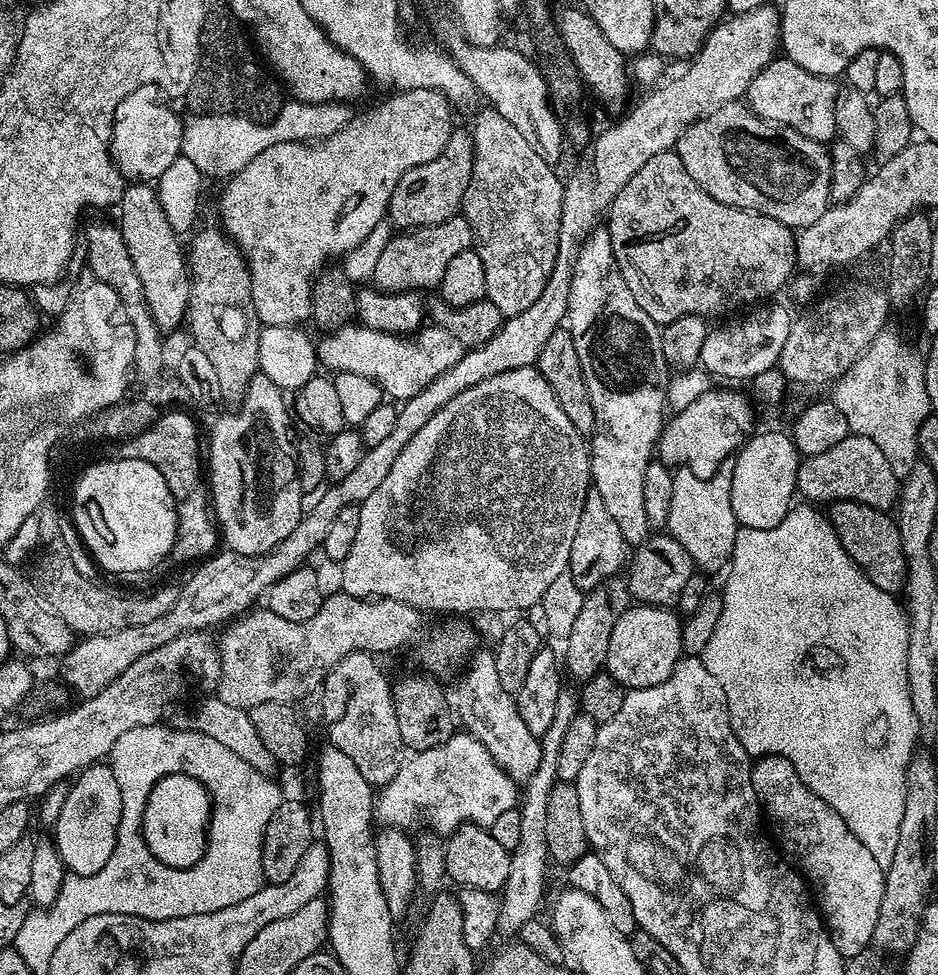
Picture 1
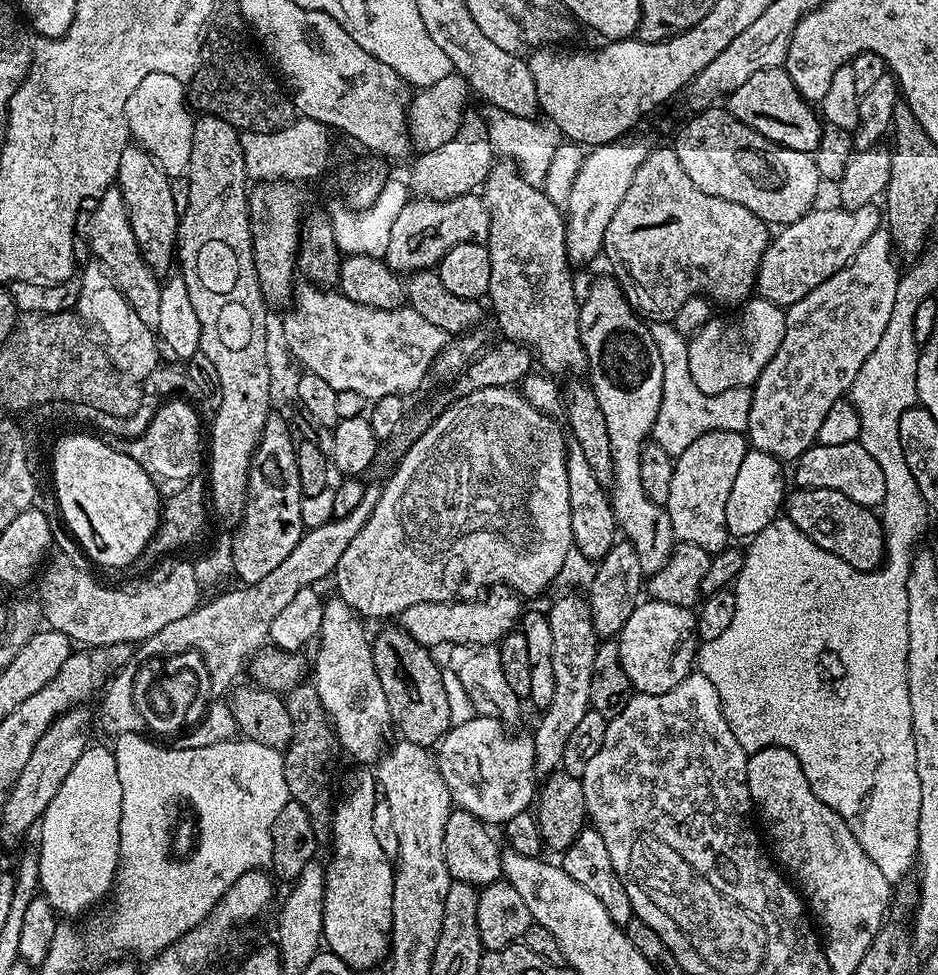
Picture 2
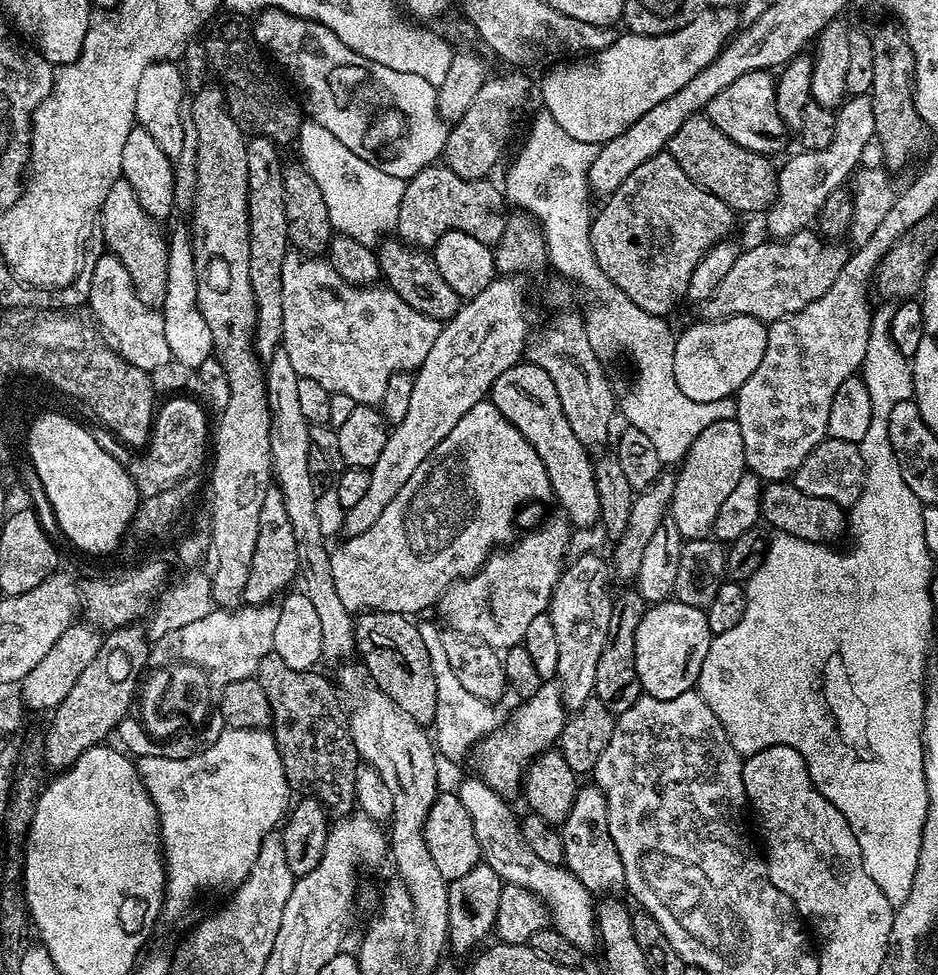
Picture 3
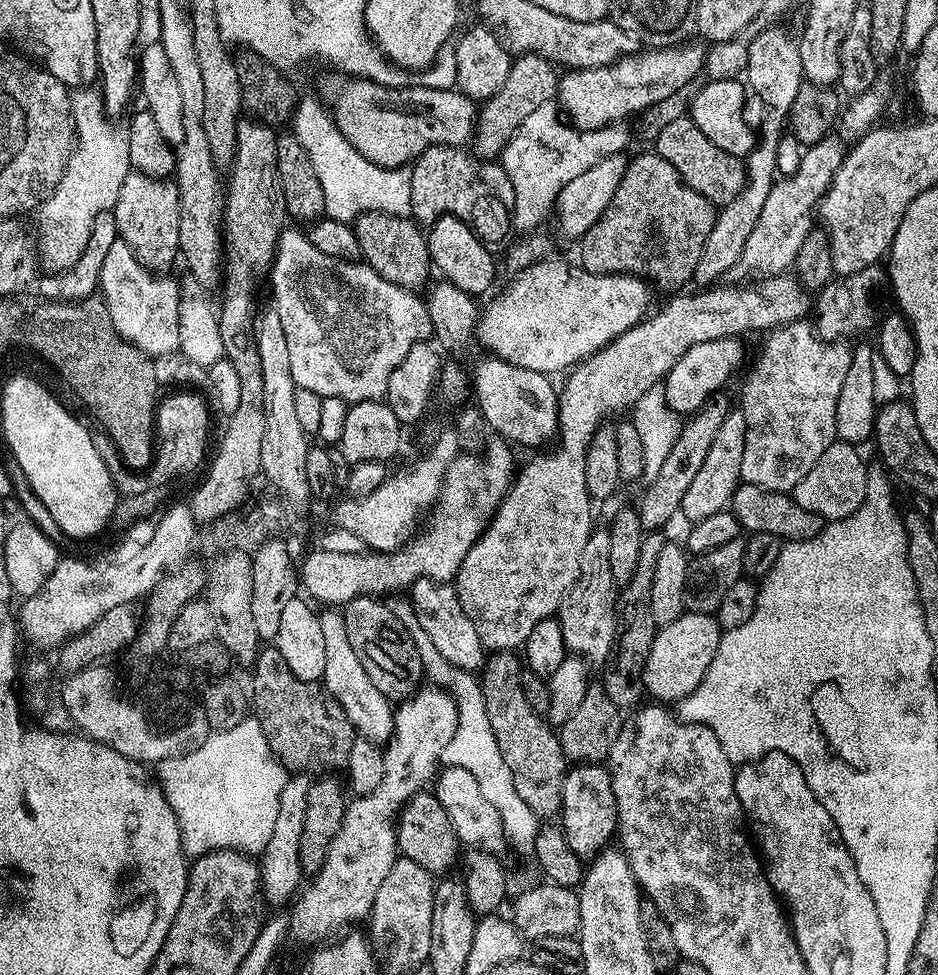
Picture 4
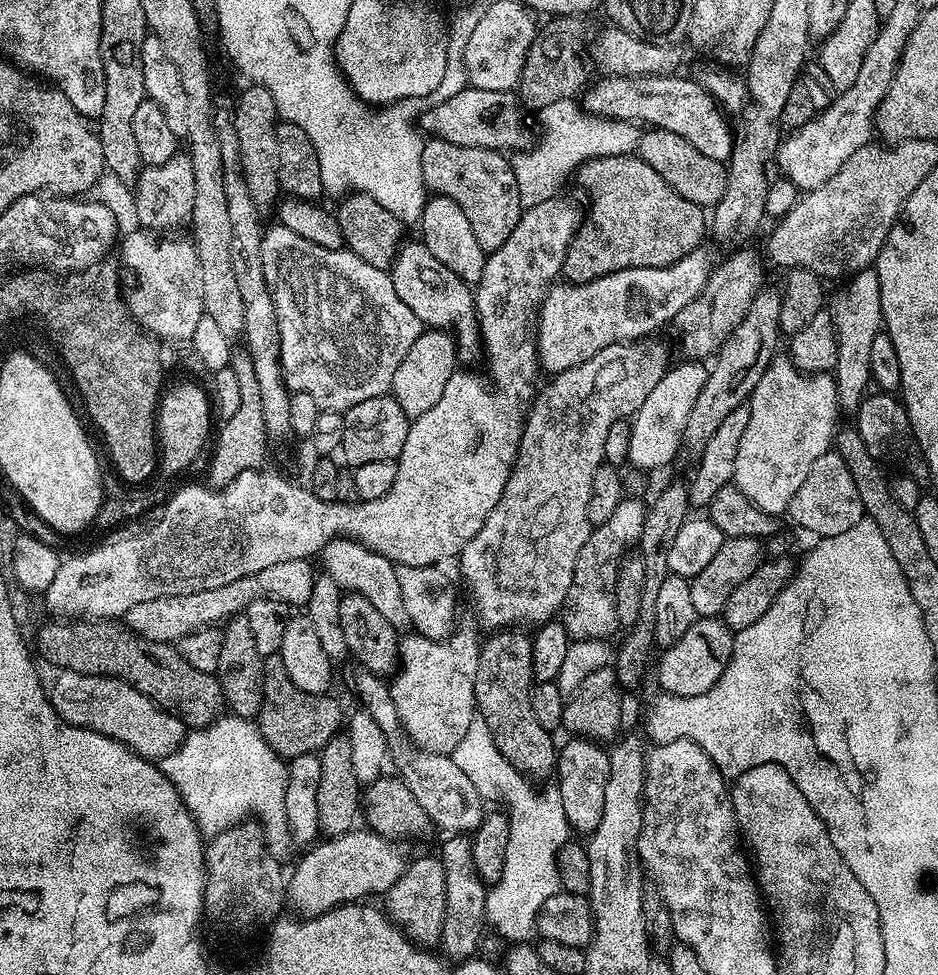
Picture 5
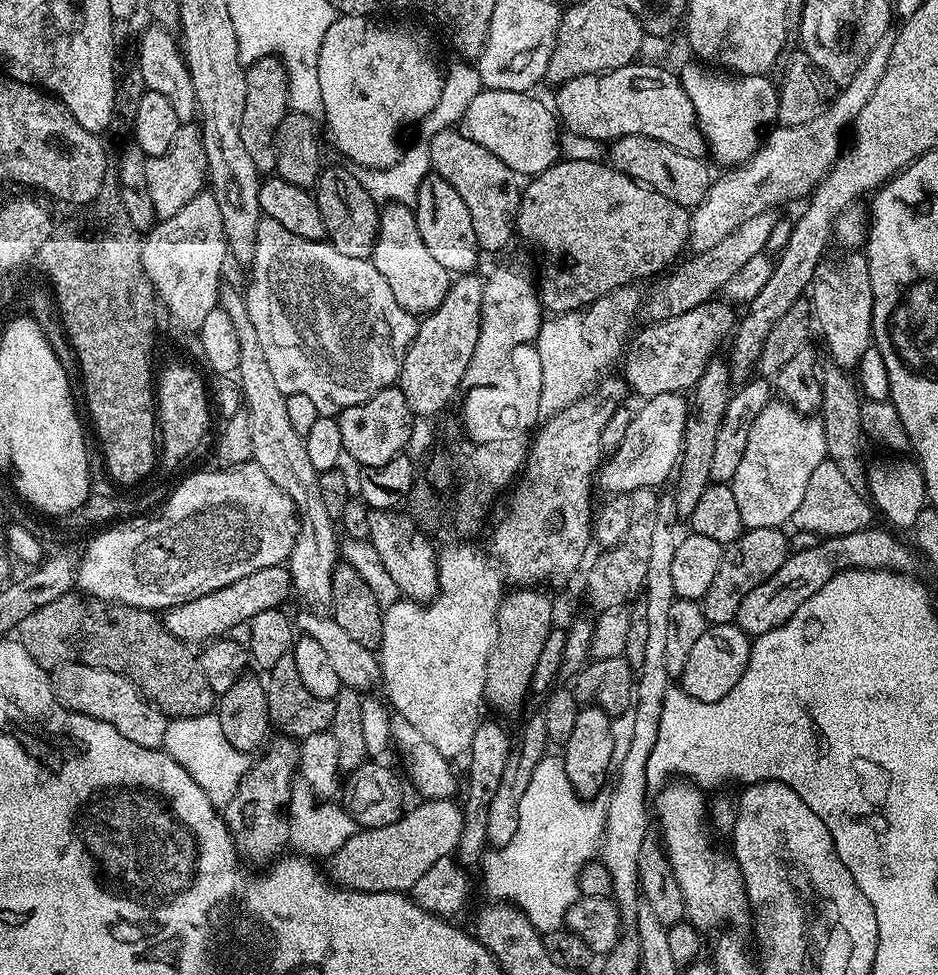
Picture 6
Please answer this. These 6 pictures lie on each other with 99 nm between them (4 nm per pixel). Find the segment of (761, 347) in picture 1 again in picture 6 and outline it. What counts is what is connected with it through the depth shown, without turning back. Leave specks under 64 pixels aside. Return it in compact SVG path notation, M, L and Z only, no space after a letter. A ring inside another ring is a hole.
M681 393L658 394L647 397L633 415L622 438L622 446L603 461L598 472L598 484L608 494L630 494L639 488L659 489L673 479L680 462L680 451L686 430L689 401Z

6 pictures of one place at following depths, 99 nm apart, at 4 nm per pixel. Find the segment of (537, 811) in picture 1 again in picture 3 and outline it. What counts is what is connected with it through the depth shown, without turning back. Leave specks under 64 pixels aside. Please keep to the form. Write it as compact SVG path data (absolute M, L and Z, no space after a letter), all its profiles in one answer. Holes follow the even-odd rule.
M588 552L569 563L560 573L548 604L548 617L554 622L558 642L558 670L555 681L560 685L562 702L569 713L574 713L594 696L594 678L598 671L598 657L610 630L614 611L613 593L608 593L610 564L594 553Z

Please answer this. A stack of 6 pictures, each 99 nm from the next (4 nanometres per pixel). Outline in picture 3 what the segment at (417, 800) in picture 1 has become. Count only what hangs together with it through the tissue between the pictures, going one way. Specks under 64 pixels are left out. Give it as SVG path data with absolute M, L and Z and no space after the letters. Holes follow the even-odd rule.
M555 680L543 681L538 694L517 705L516 713L505 724L503 721L493 728L474 748L477 758L484 763L483 779L505 798L512 798L515 792L517 795L521 791L528 767L540 753L549 751L559 741L566 719L560 685Z

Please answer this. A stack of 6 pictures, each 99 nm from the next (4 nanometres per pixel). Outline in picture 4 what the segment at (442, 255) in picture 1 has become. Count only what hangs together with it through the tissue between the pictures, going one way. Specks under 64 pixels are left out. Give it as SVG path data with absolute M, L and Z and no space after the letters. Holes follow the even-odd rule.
M431 144L417 156L410 171L411 219L430 226L439 216L456 216L484 244L495 246L514 232L514 187L500 162L481 158L455 144Z

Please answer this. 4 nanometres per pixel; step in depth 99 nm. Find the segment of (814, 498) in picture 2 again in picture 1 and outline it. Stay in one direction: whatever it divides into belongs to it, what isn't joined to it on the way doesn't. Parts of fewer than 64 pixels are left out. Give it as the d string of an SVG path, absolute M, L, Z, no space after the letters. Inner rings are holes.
M838 500L835 504L827 505L826 515L838 534L838 542L866 574L866 578L870 578L878 590L899 593L908 579L908 567L895 519L883 508L866 506L853 500Z

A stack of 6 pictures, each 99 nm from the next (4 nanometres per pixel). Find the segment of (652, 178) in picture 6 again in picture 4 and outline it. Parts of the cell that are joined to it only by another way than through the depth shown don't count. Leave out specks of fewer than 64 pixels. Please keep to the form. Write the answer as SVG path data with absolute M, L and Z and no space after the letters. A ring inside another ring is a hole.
M684 114L666 121L656 136L654 151L666 158L666 162L670 162L674 170L678 170L686 186L698 190L702 198L714 205L723 206L734 202L734 198L738 198L738 194L744 189L745 161L741 157L726 154L726 150L718 150L718 146L714 146L714 142L710 142L710 138L706 138L706 134L698 130L698 126L694 126L691 115Z

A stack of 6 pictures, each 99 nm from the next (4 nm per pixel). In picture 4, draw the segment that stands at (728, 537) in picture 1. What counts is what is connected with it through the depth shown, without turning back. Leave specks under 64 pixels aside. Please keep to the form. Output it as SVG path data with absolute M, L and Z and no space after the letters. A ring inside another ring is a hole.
M739 410L729 411L728 417L722 422L694 482L682 494L680 512L688 519L688 522L705 520L710 514L718 514L725 511L731 505L732 495L739 484L740 471L742 470L742 450L746 450L746 418Z

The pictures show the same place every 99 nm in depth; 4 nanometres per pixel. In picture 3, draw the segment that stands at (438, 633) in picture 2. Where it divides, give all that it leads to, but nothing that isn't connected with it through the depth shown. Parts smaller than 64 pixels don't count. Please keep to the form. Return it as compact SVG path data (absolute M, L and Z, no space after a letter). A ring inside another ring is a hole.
M557 514L541 526L540 532L528 532L520 541L495 549L473 576L457 580L440 595L438 609L443 623L497 650L523 644L530 621L548 610L554 586L566 567L564 555L572 540L571 531L567 519Z

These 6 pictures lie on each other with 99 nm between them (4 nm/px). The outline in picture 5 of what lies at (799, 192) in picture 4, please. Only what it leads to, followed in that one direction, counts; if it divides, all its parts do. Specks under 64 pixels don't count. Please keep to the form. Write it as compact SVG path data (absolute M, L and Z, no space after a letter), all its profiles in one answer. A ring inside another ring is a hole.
M744 250L733 251L736 253L725 264L717 263L702 294L698 294L698 298L694 298L694 302L690 302L686 310L676 315L675 323L680 324L680 344L684 347L685 357L697 362L715 357L720 351L722 342L726 342L726 338L734 330L734 326L738 326L738 322L746 318L746 310L750 310L750 302L754 302L760 289L765 287L765 261L763 259L760 261L752 252L740 251Z

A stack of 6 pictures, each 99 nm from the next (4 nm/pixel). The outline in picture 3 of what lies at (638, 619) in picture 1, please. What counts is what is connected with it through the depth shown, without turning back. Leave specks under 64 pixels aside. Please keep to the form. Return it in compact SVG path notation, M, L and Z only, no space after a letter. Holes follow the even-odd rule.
M675 598L645 607L642 622L638 624L634 636L634 666L638 670L638 682L643 695L665 700L693 691L702 674L702 662L706 662L706 650L710 650L712 637L705 609L686 606L686 602L678 602Z

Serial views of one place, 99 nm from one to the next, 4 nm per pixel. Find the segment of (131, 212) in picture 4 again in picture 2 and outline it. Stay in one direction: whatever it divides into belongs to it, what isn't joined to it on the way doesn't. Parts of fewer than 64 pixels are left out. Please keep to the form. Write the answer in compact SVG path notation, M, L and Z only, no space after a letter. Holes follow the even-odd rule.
M115 186L107 188L100 193L92 206L92 213L88 216L88 248L92 251L91 255L99 260L104 269L112 275L112 281L116 283L118 290L122 290L126 302L134 306L138 318L142 318L142 322L146 322L148 328L155 329L158 310L161 309L162 280L150 266L146 266L138 250L138 242L134 242L134 230L130 230L126 202L119 188Z

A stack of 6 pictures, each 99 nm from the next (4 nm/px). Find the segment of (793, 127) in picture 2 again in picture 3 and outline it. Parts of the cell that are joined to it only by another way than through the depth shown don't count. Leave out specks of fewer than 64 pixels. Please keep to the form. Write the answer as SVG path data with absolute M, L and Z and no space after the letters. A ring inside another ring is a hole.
M771 71L742 74L742 78L730 82L718 98L708 103L706 115L730 142L742 146L751 152L773 154L784 148L786 125L776 109L776 80Z

